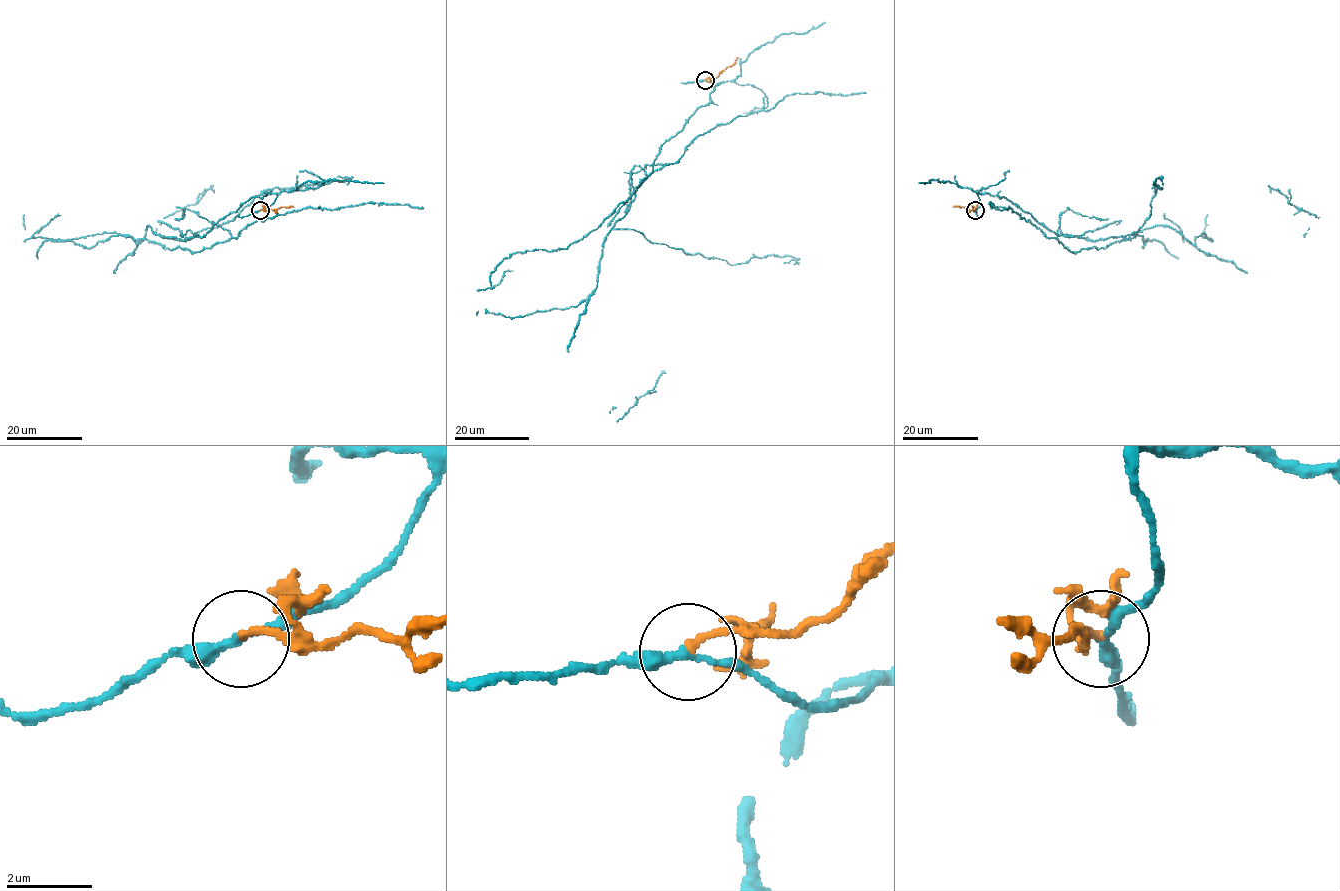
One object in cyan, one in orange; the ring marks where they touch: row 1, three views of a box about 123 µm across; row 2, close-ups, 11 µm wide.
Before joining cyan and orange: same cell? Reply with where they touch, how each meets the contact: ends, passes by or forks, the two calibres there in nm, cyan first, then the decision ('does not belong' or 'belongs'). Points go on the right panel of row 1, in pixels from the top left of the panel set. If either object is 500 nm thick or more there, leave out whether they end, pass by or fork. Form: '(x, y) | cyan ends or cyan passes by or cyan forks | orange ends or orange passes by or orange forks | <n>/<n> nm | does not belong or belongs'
(975, 210) | cyan passes by | orange ends | 190/190 nm | does not belong

